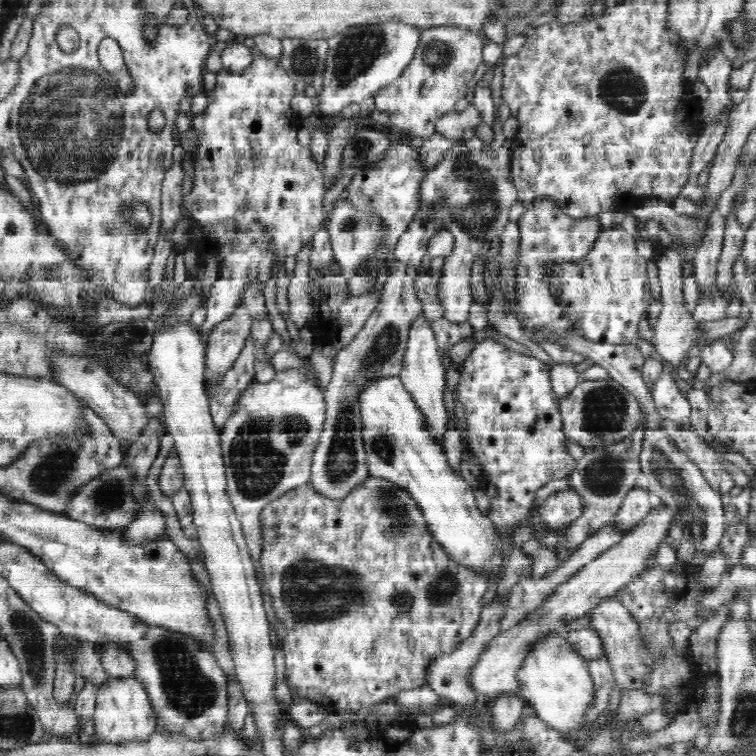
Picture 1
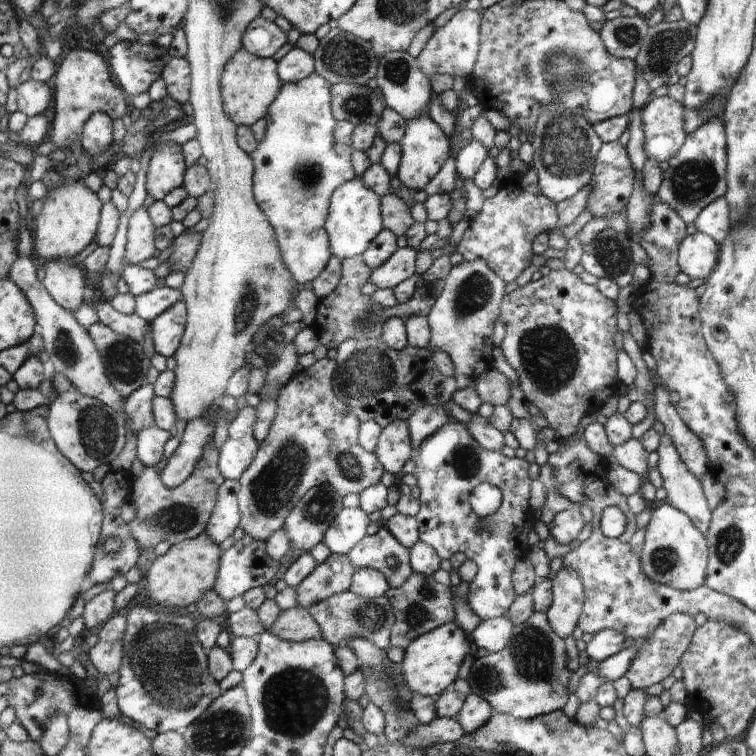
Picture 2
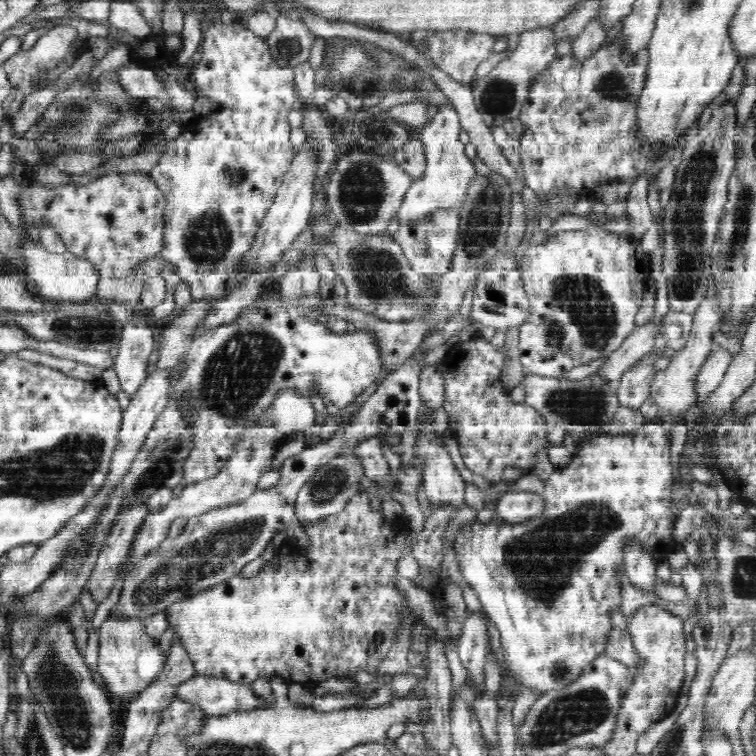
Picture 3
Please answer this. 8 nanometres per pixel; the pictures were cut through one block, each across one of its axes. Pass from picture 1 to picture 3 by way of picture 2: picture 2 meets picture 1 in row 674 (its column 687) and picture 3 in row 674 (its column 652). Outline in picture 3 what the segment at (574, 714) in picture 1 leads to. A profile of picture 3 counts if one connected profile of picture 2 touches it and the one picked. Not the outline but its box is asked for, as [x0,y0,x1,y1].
[453,420,682,697]

